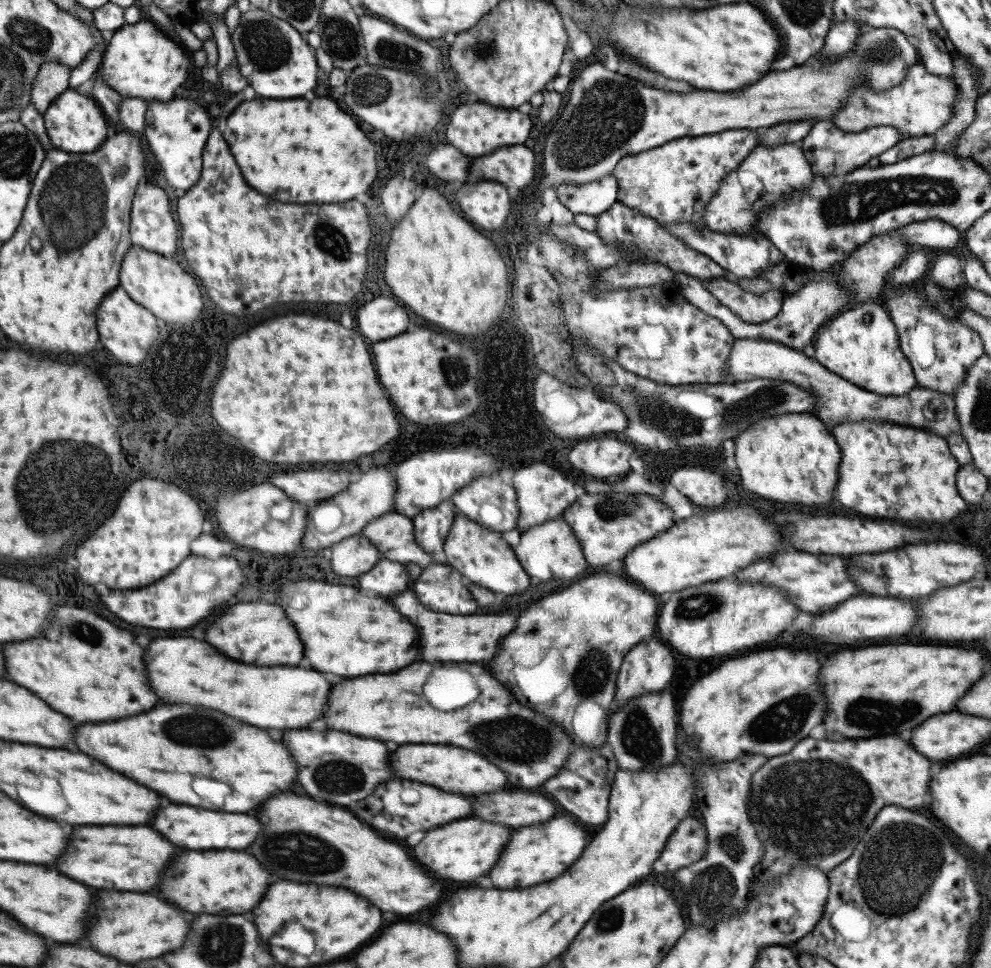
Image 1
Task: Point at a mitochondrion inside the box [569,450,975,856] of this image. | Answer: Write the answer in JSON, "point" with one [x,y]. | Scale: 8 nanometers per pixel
{"point":[887,712]}

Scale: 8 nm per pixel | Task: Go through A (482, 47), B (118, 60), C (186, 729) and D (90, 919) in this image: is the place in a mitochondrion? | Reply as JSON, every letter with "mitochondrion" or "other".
{"A":"mitochondrion","B":"other","C":"mitochondrion","D":"other"}

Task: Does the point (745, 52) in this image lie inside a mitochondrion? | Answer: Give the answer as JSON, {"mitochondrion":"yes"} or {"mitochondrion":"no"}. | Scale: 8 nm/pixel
{"mitochondrion":"no"}

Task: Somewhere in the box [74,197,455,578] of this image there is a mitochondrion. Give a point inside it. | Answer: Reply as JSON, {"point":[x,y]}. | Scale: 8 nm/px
{"point":[331,241]}

